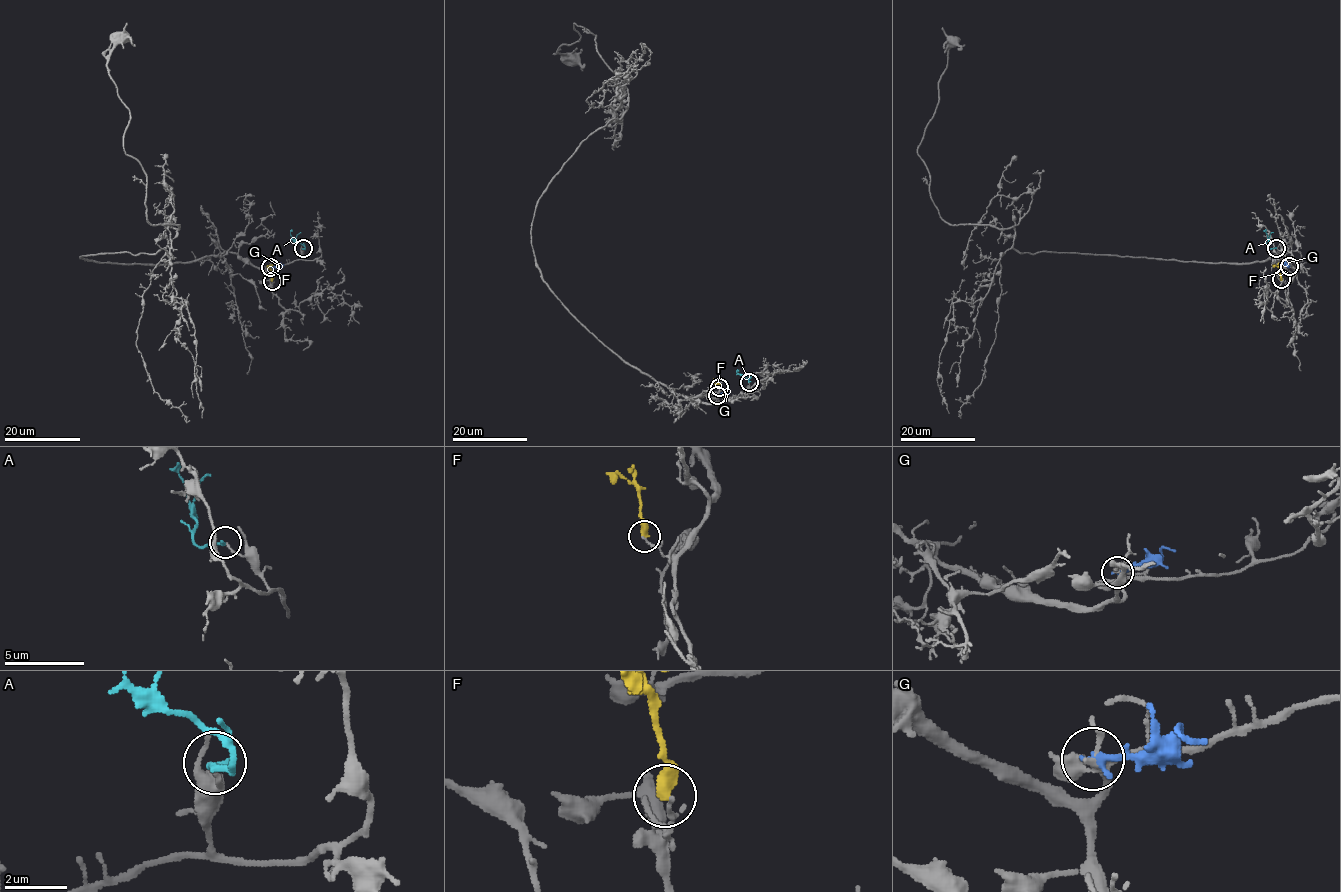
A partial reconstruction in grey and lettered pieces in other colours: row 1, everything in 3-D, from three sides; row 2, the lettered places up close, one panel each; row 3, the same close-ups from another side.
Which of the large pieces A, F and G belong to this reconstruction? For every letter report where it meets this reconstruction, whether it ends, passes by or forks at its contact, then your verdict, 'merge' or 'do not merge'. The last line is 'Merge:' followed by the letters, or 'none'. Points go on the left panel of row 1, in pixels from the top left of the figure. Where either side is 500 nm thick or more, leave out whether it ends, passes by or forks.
A: contact (303, 248); it ends; merge
F: contact (272, 281); it ends; do not merge
G: contact (270, 267); it ends; do not merge
Merge: A

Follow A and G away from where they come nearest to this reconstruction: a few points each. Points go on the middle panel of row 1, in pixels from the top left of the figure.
A: (749, 382), (750, 374), (739, 374), (737, 369)
G: (717, 395), (730, 390)

